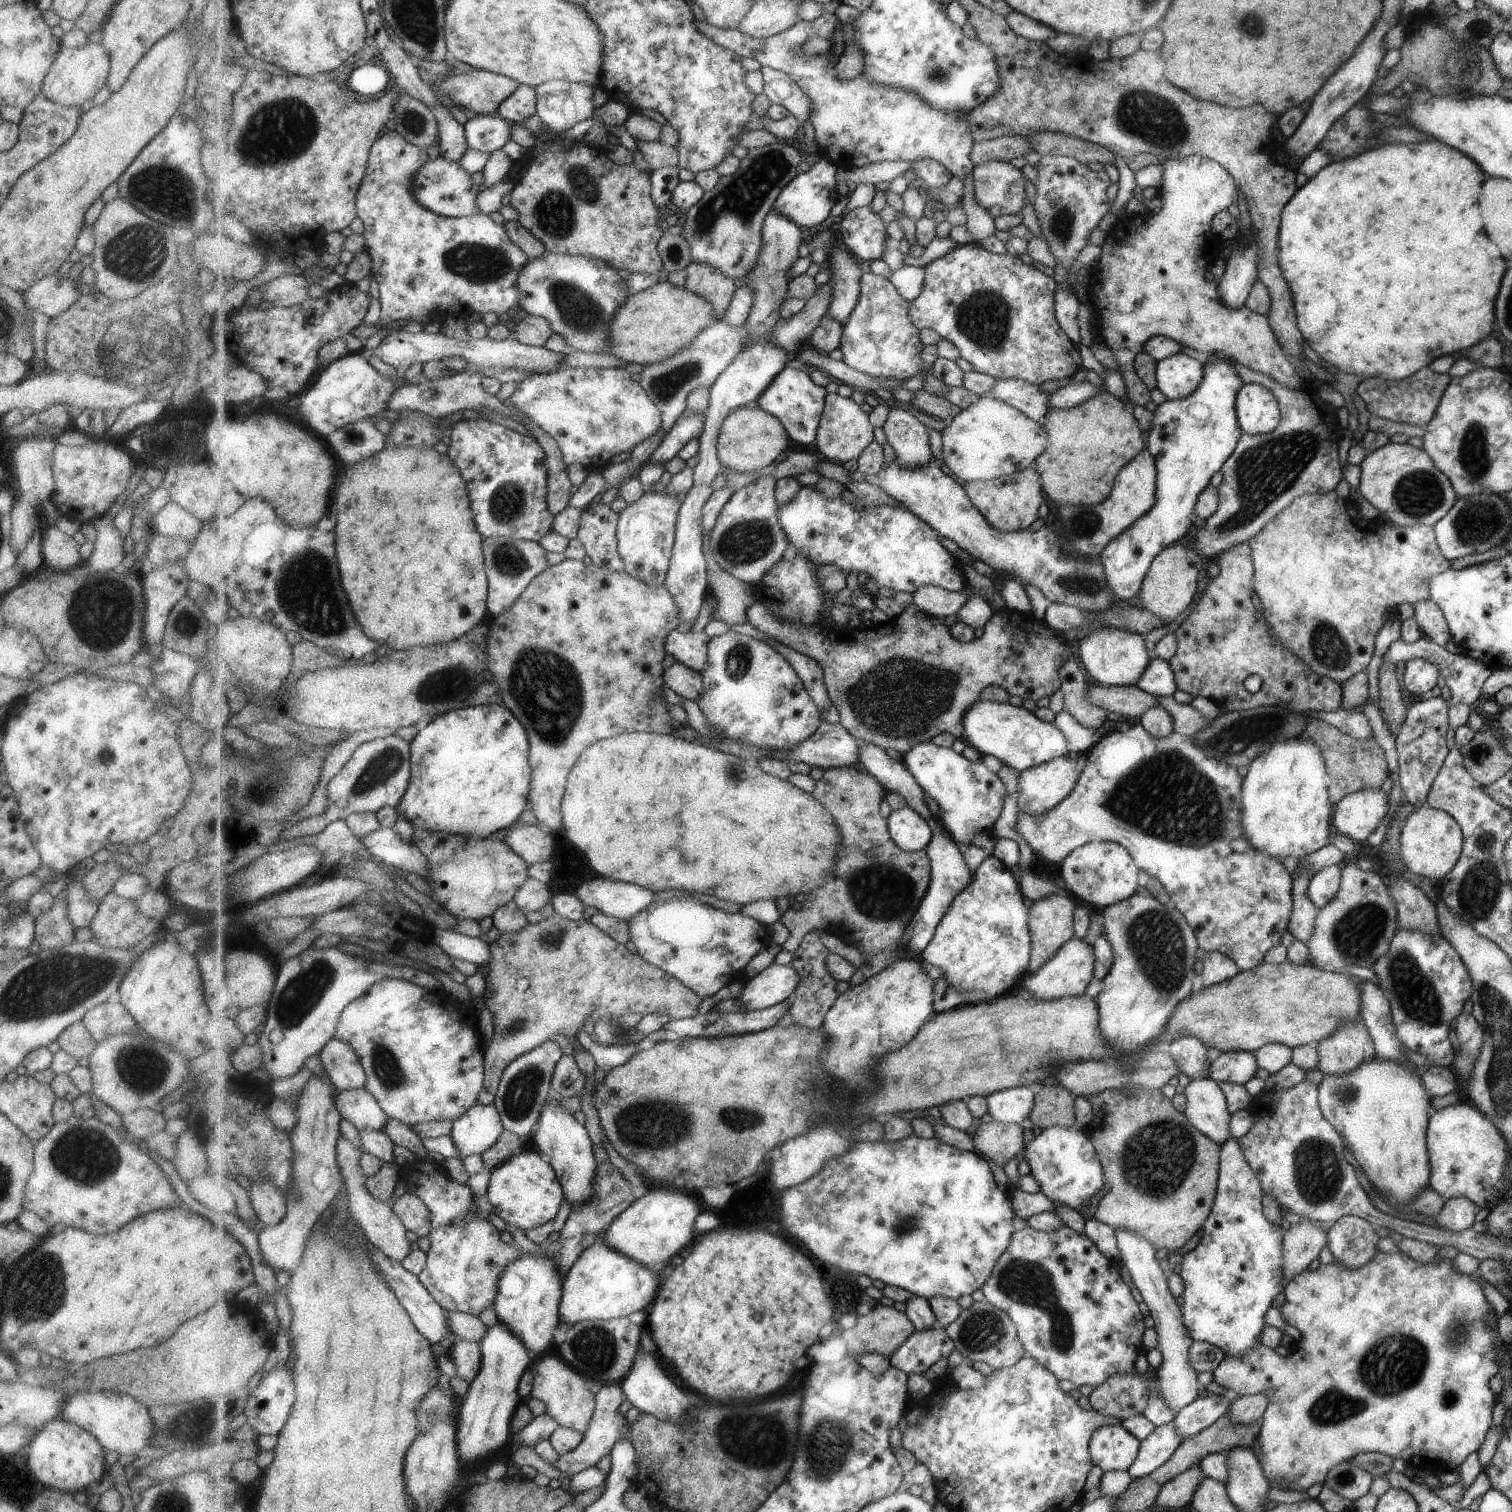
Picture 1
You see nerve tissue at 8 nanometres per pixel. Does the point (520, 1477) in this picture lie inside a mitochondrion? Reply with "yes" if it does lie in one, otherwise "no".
no

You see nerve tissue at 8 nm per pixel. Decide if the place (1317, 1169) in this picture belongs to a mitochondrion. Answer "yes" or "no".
yes

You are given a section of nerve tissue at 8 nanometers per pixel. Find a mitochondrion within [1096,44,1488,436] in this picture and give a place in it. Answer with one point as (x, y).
(1145, 114)

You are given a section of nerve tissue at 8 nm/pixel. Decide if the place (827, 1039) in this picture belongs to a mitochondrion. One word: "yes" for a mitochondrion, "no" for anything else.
no

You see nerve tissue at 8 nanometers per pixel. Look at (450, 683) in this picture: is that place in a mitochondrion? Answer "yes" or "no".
yes

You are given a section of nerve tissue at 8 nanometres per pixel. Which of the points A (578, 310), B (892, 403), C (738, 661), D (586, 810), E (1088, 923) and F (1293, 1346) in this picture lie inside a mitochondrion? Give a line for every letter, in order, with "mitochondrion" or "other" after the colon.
A: mitochondrion
B: other
C: mitochondrion
D: other
E: other
F: other

